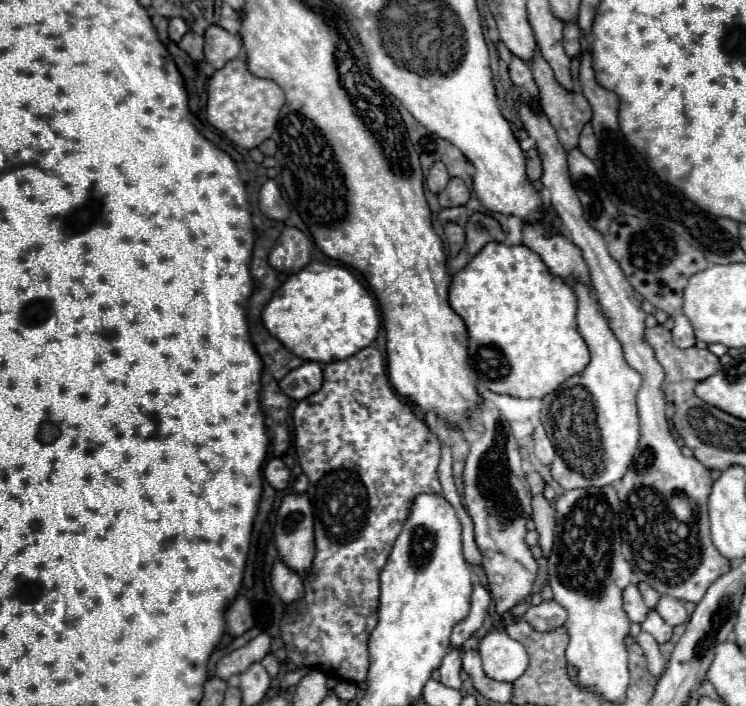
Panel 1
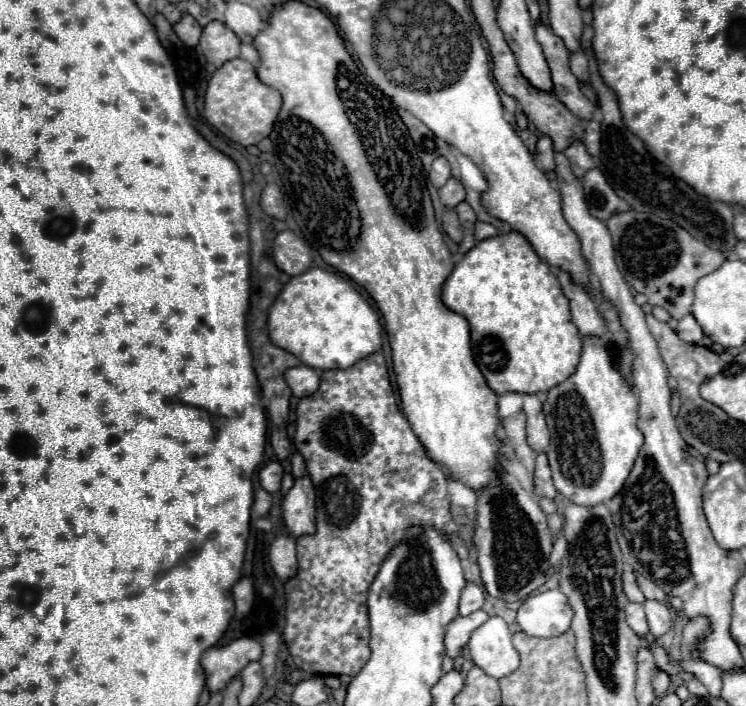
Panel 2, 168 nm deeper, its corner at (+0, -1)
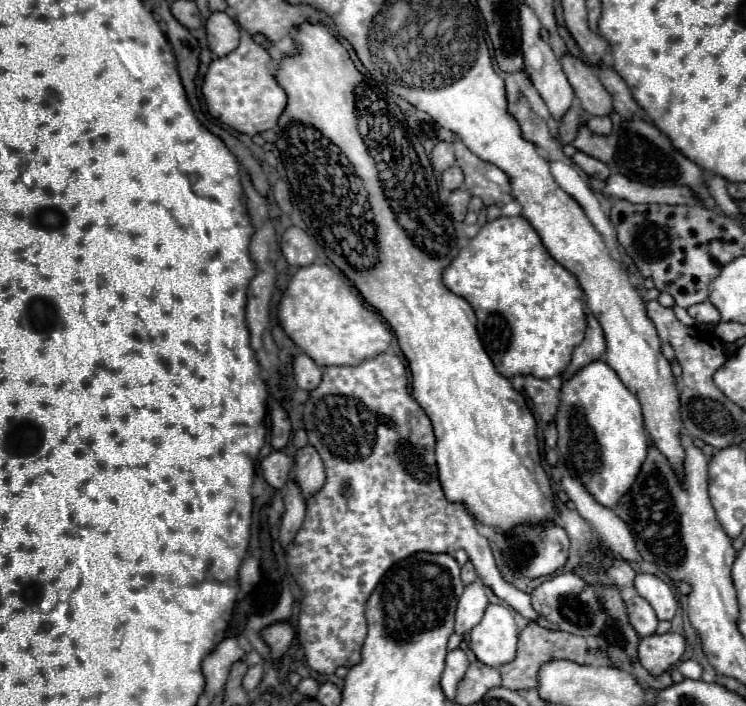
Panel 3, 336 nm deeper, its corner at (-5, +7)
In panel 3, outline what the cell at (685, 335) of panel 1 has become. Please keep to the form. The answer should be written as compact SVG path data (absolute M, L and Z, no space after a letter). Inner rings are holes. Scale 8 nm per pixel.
M700 302L700 304L690 306L688 314L692 318L696 318L700 324L712 324L712 326L716 326L720 322L720 314L718 314L718 310L710 302Z

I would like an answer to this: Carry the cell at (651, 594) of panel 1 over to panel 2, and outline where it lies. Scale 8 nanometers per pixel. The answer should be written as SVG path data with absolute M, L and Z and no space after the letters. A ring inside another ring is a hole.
M627 570L623 574L623 590L625 590L625 594L627 594L627 598L631 602L645 602L645 596L643 596L643 592L641 592L641 588L637 584L637 578L635 578L635 574L631 570Z

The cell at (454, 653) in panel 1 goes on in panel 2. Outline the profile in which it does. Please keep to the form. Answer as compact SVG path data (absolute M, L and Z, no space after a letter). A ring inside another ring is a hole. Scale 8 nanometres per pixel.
M477 610L469 616L457 616L449 626L447 626L447 634L445 634L445 648L447 648L447 656L449 658L457 658L463 654L463 648L469 642L469 636L473 634L473 630L477 630L489 616L483 610Z

